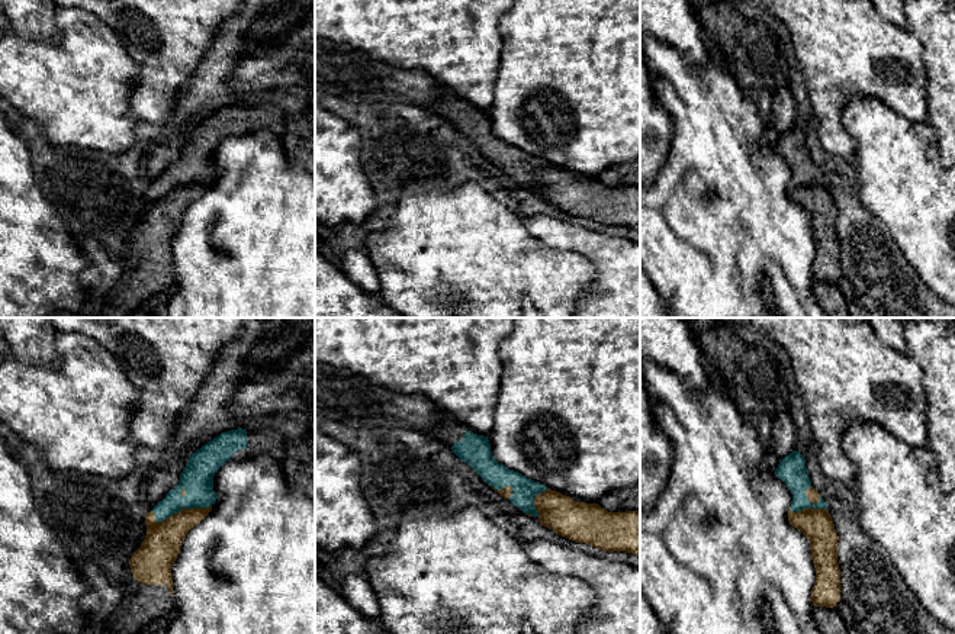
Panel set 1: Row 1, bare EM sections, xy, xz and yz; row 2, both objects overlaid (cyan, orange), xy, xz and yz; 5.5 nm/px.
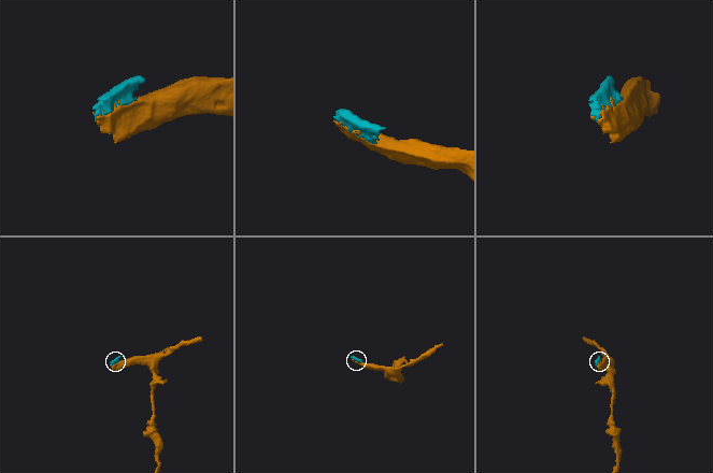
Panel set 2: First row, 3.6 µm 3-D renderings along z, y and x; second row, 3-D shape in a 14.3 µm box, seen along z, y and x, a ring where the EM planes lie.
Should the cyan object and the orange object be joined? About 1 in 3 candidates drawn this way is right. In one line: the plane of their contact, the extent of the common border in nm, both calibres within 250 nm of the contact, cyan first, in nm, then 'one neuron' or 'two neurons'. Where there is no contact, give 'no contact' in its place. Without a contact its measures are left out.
contact in xy; length 340 nm; calibres 180 and 200 nm; two neurons

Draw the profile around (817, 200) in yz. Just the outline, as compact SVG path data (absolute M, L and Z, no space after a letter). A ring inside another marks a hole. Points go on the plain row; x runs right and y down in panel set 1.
M829 184L788 186L790 199L810 215L816 257L811 265L814 281L835 283L840 277L839 210Z

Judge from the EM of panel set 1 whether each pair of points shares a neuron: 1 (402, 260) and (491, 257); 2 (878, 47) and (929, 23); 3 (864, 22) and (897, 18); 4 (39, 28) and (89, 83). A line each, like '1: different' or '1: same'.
1: same
2: different
3: different
4: different

